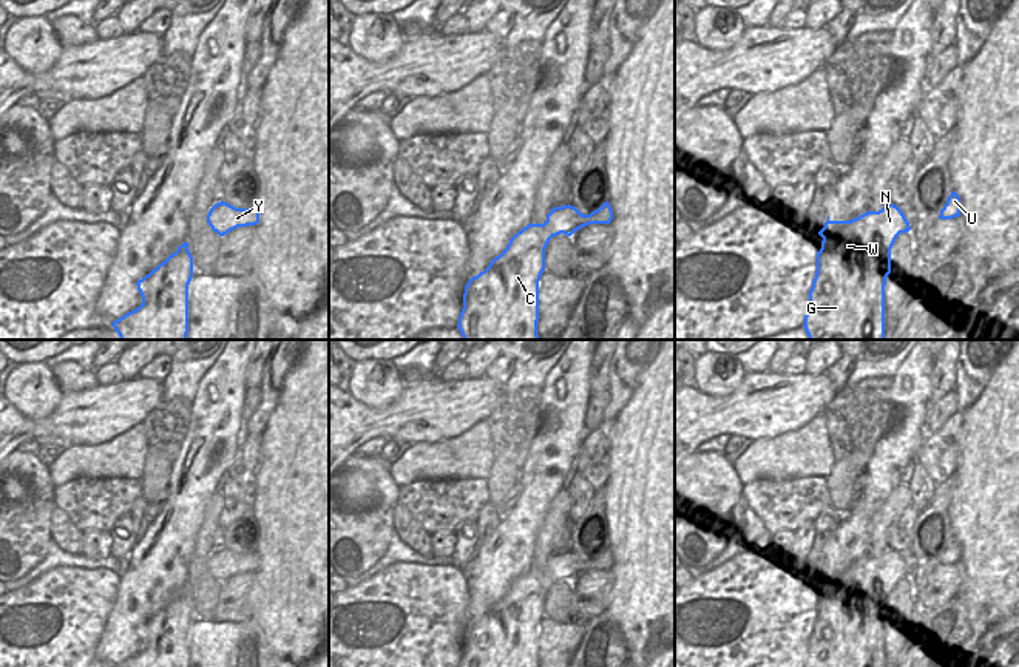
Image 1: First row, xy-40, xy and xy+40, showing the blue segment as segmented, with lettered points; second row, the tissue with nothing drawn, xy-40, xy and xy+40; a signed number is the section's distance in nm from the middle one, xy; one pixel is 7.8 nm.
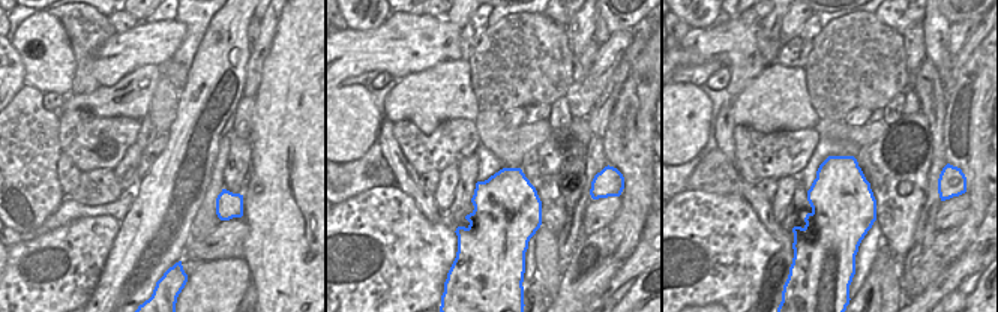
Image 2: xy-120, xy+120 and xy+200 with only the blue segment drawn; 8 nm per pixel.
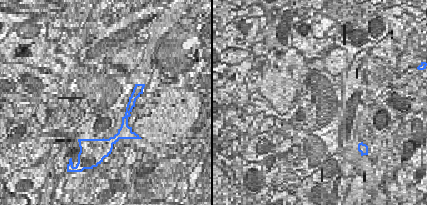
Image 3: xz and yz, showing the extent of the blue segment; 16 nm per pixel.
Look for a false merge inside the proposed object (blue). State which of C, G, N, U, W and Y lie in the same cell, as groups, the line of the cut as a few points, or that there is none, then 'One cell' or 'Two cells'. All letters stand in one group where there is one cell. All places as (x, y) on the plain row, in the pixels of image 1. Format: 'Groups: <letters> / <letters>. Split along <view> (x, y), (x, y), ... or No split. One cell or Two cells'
Groups: C G N U W Y. No split. One cell

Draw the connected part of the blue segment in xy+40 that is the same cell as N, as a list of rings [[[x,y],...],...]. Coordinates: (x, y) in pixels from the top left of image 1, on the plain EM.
[[[888,548],[879,557],[866,557],[851,567],[828,567],[818,577],[823,584],[817,598],[817,618],[809,636],[809,652],[804,667],[885,667],[885,631],[891,619],[891,594],[900,579],[909,577],[903,557]]]

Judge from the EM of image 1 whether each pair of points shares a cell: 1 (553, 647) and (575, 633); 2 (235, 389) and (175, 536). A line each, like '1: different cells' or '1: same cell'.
1: same cell
2: same cell

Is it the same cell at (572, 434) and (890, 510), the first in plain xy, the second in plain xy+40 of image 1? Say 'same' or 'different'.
different

